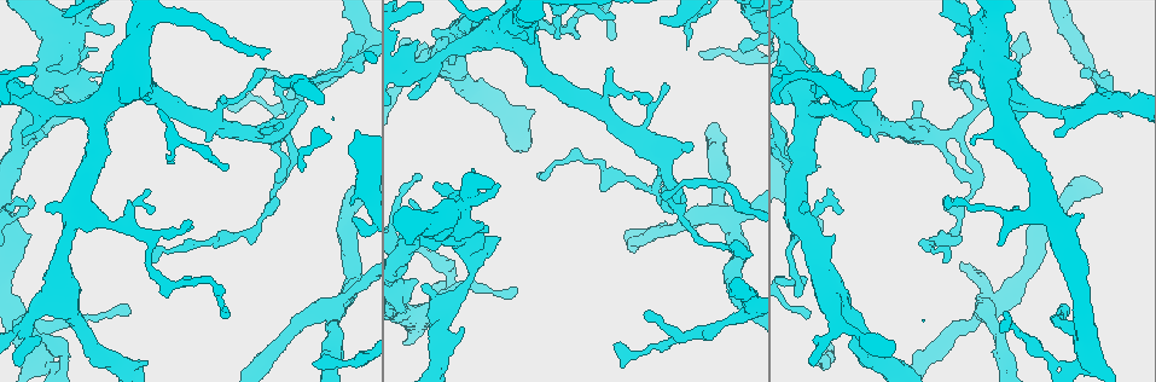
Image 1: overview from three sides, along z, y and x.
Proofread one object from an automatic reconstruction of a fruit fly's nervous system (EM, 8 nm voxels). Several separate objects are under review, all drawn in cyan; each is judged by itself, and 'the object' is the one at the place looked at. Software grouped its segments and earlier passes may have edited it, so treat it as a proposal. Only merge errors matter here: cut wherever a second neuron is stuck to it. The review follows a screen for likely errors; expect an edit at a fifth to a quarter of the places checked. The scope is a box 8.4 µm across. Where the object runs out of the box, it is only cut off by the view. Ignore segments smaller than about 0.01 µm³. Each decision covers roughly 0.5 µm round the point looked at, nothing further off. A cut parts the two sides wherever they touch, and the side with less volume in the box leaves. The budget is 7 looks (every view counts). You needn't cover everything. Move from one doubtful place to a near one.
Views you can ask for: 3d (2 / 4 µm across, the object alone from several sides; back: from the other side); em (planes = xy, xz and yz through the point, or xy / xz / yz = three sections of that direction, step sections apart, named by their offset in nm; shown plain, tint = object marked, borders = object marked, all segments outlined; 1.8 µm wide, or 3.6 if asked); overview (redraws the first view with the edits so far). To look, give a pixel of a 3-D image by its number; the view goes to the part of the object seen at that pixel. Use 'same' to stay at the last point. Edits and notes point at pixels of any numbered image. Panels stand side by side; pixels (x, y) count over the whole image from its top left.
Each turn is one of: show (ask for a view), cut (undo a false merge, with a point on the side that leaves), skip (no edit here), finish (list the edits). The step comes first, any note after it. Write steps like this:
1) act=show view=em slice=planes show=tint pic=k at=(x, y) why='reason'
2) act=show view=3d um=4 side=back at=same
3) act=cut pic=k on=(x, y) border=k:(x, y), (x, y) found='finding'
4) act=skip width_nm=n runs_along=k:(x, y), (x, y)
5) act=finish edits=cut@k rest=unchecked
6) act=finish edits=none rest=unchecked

act=show view=em um=3.6 slice=planes show=tint pic=1 at=(126, 66) why='sharp bend'

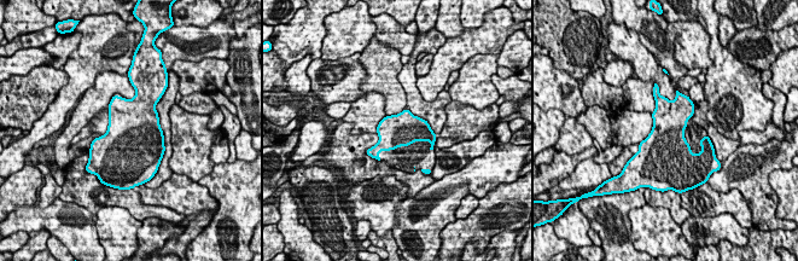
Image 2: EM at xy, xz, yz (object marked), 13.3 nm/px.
act=skip width_nm=440 found='all the same neuron'

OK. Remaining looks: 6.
act=show view=3d um=2 pic=1 at=(25, 97) why='calibre changes'

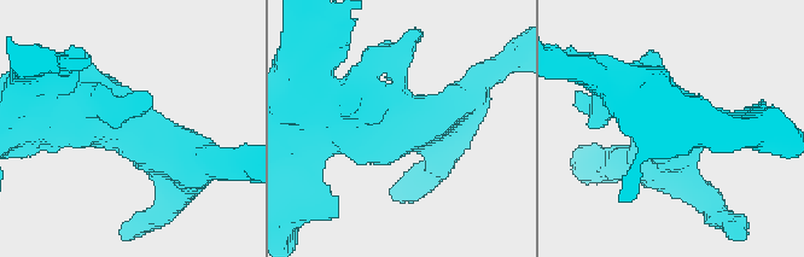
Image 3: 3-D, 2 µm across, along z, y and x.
act=show view=em slice=planes show=tint pic=3 at=(123, 125)

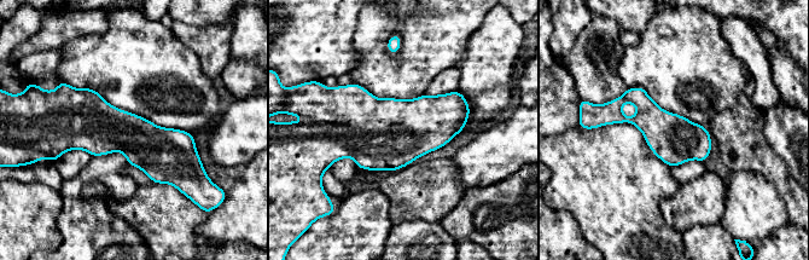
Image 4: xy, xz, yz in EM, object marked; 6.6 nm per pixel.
act=skip runs_along=4:(60, 126), (123, 131), (198, 162) found='continuous, no second neuron'

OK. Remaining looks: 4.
act=show view=em um=3.6 slice=planes show=tint pic=1 at=(79, 87) why='looks like a crossing'

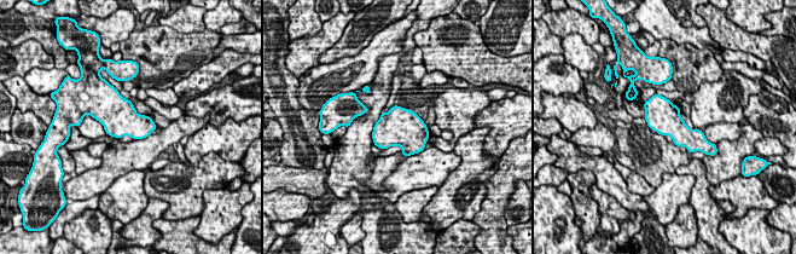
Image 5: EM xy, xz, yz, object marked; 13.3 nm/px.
act=skip found='one neuron here'

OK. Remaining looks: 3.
act=finish edits=none rest=unchecked

